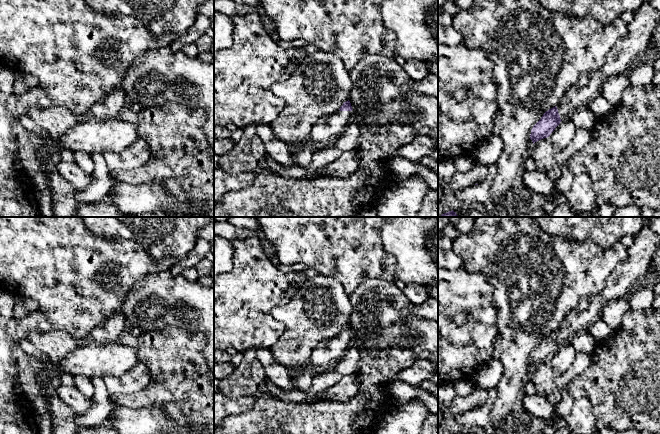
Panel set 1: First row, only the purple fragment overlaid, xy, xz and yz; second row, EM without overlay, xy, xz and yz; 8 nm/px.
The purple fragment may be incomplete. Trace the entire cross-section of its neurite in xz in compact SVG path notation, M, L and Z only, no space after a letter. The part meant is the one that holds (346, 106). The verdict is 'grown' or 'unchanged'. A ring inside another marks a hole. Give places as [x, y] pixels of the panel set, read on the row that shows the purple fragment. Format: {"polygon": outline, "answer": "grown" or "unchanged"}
{"polygon": "M346 101L340 109L328 117L318 120L311 129L309 141L318 149L337 143L352 118L352 106Z", "answer": "grown"}

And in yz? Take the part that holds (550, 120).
{"polygon": "M644 0L641 7L633 13L632 21L627 24L627 35L615 43L608 53L604 65L600 69L583 73L578 82L567 89L560 103L546 111L541 119L533 126L530 134L530 139L533 144L541 139L549 137L560 122L565 119L571 119L576 110L588 107L590 102L600 95L603 83L607 79L627 73L635 60L647 50L653 33L659 23L660 14L651 7L647 0Z", "answer": "grown"}

